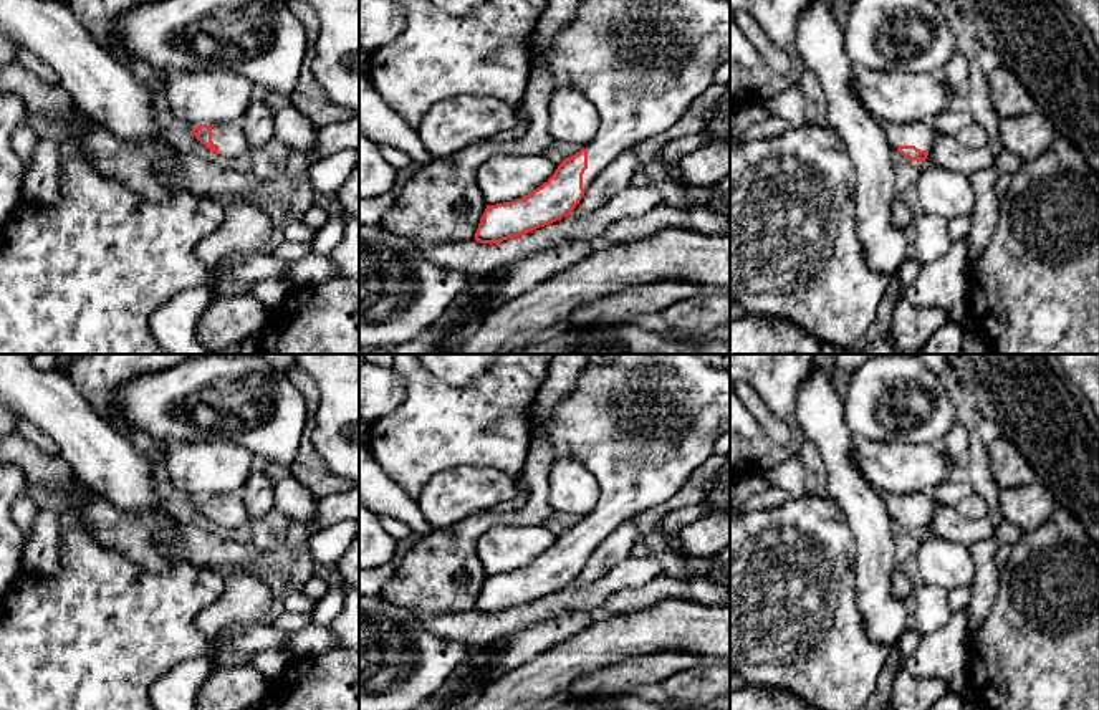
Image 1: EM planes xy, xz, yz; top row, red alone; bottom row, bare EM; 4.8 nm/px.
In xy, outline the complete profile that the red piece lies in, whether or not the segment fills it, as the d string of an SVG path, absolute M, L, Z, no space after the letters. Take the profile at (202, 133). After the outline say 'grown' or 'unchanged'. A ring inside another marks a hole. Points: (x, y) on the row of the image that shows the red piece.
M242 122L200 124L190 131L207 149L227 159L237 159L252 152L243 134Z; grown

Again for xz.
M581 0L573 20L556 31L543 50L546 70L554 89L571 86L584 93L601 116L597 136L579 152L564 159L554 174L528 195L487 205L475 240L500 243L530 233L569 215L589 184L619 154L672 127L690 103L713 88L715 70L730 61L730 2L728 0Z; grown

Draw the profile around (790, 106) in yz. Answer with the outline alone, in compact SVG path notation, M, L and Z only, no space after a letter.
M793 84L781 94L761 101L770 118L783 119L789 127L806 124L806 99L799 84Z

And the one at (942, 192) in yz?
M922 162L915 190L925 213L947 220L970 215L975 205L970 179L933 162Z

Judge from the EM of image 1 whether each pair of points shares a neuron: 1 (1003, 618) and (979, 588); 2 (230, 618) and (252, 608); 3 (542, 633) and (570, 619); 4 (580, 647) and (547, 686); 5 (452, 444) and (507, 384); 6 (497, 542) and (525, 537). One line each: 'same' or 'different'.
1: different
2: same
3: same
4: same
5: same
6: same

